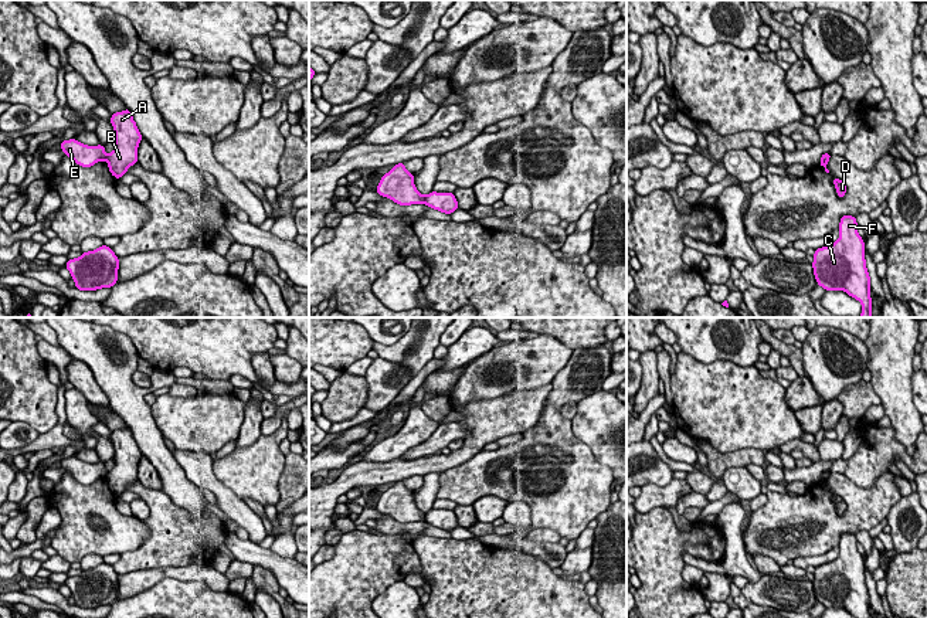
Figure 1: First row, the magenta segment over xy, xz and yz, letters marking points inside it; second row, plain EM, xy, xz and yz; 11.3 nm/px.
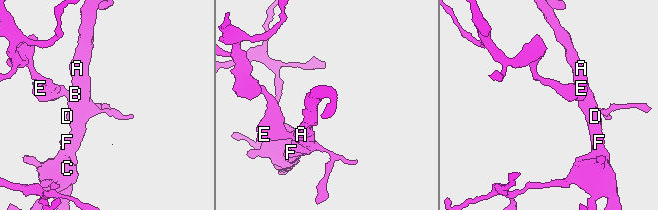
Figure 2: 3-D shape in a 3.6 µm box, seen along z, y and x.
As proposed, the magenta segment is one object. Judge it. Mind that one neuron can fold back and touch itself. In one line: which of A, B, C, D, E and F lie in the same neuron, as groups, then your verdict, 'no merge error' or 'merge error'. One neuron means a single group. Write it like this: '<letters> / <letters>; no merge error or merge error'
A B C D F / E; merge error

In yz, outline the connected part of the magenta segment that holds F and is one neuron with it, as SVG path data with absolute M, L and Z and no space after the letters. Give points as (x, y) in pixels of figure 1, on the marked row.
M842 215L838 241L815 249L812 268L819 286L845 291L862 303L860 318L873 318L865 242L856 227L856 217Z

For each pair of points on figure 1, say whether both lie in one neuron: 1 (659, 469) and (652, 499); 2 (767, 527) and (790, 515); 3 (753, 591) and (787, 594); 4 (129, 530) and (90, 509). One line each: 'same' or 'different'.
1: different
2: same
3: same
4: same

